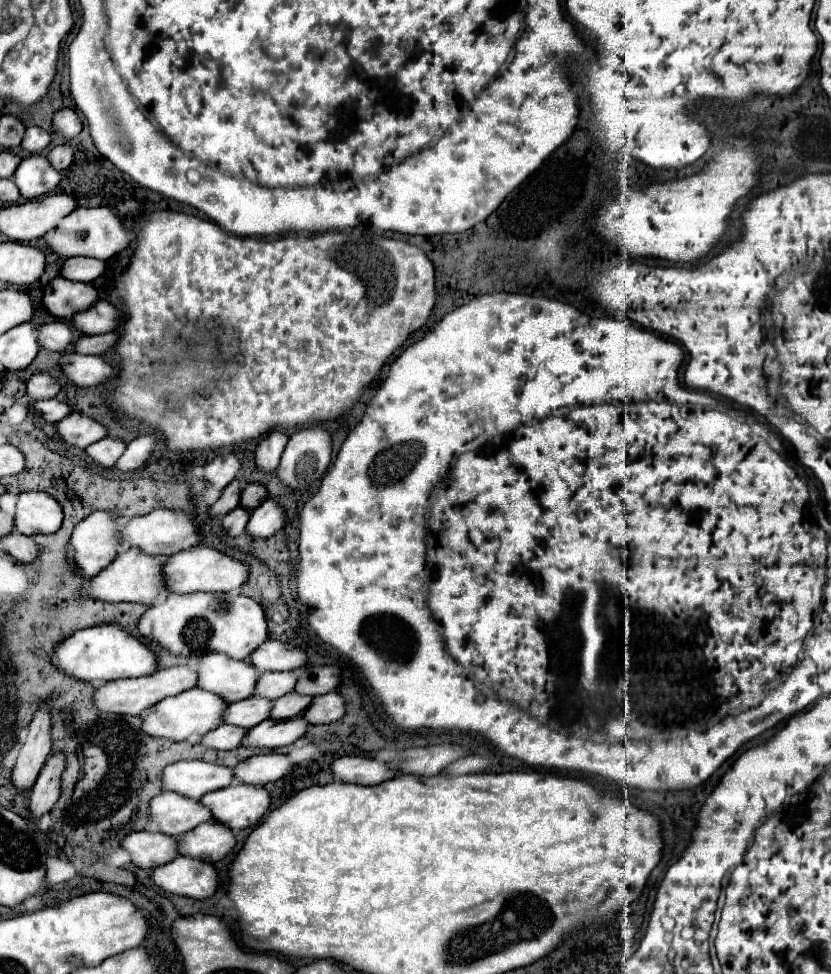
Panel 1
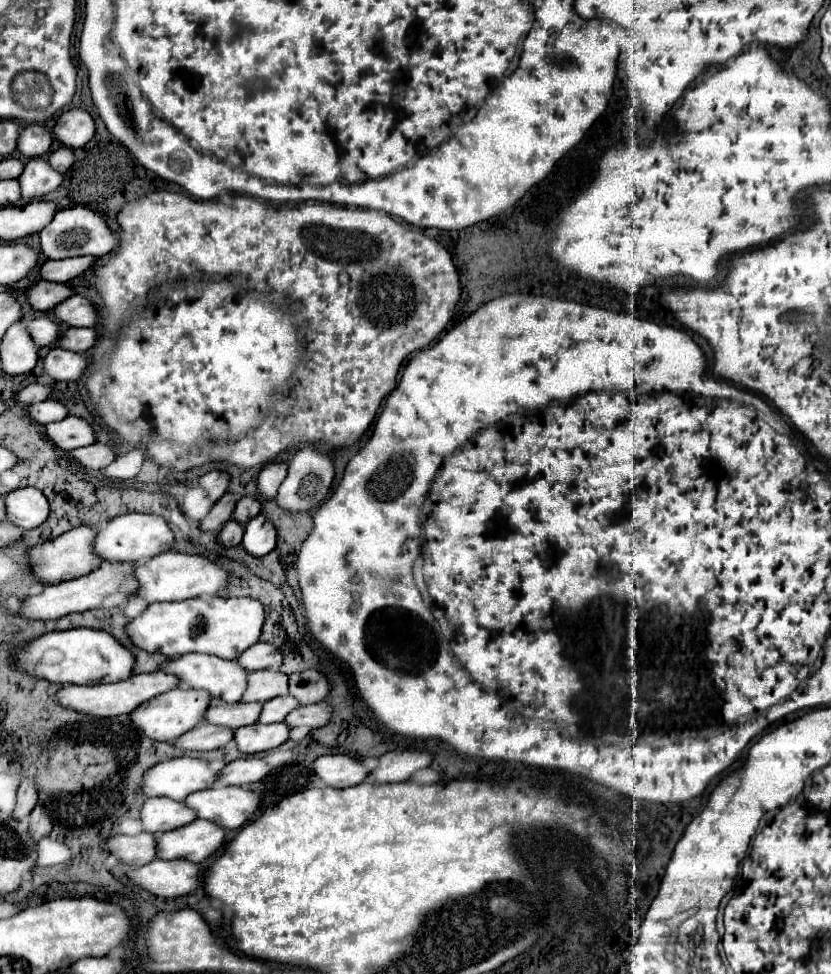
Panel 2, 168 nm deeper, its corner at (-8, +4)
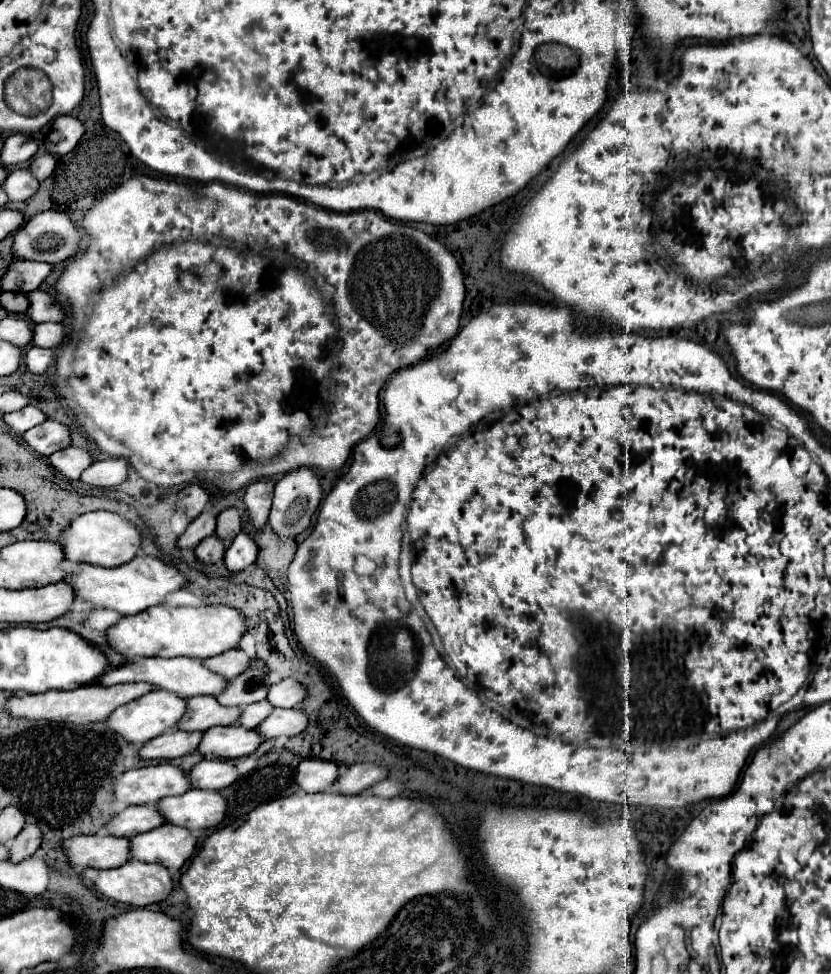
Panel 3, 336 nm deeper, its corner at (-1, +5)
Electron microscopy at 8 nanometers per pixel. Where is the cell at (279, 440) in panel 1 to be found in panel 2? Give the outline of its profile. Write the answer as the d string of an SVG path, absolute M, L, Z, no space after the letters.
M287 458L275 460L275 462L265 464L261 468L257 482L259 482L259 490L261 490L263 498L269 498L271 500L271 498L277 496L277 490L281 486L285 474L287 474Z

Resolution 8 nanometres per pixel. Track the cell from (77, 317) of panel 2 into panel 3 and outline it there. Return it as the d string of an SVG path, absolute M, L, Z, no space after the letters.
M32 291L28 293L28 311L26 315L34 323L44 323L44 321L54 321L60 323L64 321L64 309L44 291Z

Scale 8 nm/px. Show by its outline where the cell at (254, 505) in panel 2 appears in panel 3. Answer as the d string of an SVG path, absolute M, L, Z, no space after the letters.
M226 509L218 515L218 525L216 525L216 535L224 541L230 543L236 535L240 533L240 513L238 509Z

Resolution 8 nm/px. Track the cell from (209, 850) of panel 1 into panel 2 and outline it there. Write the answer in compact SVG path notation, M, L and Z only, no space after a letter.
M195 820L183 828L173 832L163 832L157 838L159 858L175 860L185 858L191 862L203 862L211 854L215 854L225 840L225 830L207 822Z

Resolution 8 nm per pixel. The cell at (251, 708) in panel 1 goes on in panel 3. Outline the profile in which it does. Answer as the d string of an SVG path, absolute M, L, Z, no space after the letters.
M192 697L186 701L186 713L176 725L180 731L208 731L216 725L234 725L242 707L222 707L216 697Z

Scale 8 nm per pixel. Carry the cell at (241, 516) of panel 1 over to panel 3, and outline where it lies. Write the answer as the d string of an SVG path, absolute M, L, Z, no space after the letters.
M212 535L212 537L204 539L204 541L194 549L194 555L196 555L196 559L202 561L202 563L218 563L218 561L222 561L224 551L226 551L224 541L218 539L216 535Z

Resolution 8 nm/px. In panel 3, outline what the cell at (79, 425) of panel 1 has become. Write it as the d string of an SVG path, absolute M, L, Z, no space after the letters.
M50 419L28 429L22 437L42 457L50 457L54 451L66 449L70 445L68 427L64 427L58 421L50 421Z

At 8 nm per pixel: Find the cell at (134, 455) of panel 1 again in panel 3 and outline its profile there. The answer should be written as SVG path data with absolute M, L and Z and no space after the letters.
M106 459L96 461L82 473L82 483L92 487L116 487L126 479L128 463L126 459Z

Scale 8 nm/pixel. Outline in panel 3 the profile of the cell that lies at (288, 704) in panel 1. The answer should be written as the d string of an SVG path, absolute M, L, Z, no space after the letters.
M258 701L258 703L252 703L248 707L244 707L240 719L238 719L238 725L244 727L244 729L254 729L258 727L270 713L272 713L272 705L268 701Z

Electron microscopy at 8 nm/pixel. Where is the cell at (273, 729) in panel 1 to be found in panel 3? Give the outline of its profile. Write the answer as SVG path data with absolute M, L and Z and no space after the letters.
M240 725L212 727L212 731L204 731L198 751L202 755L210 753L220 759L238 759L250 755L260 743L262 737L252 729L244 729Z

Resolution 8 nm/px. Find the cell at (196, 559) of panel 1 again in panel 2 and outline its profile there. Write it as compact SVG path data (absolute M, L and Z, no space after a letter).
M167 550L163 554L153 556L145 564L137 564L135 576L139 580L139 596L143 596L149 604L151 602L173 602L173 600L187 600L197 598L203 594L217 594L223 584L227 584L227 572L223 572L223 566L211 562L205 556L199 554L185 554L177 550Z

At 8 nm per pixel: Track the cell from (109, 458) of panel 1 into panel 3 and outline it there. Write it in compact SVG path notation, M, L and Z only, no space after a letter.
M66 447L62 451L56 451L48 457L48 461L56 471L60 471L70 481L80 479L82 471L92 463L90 455L78 447Z

